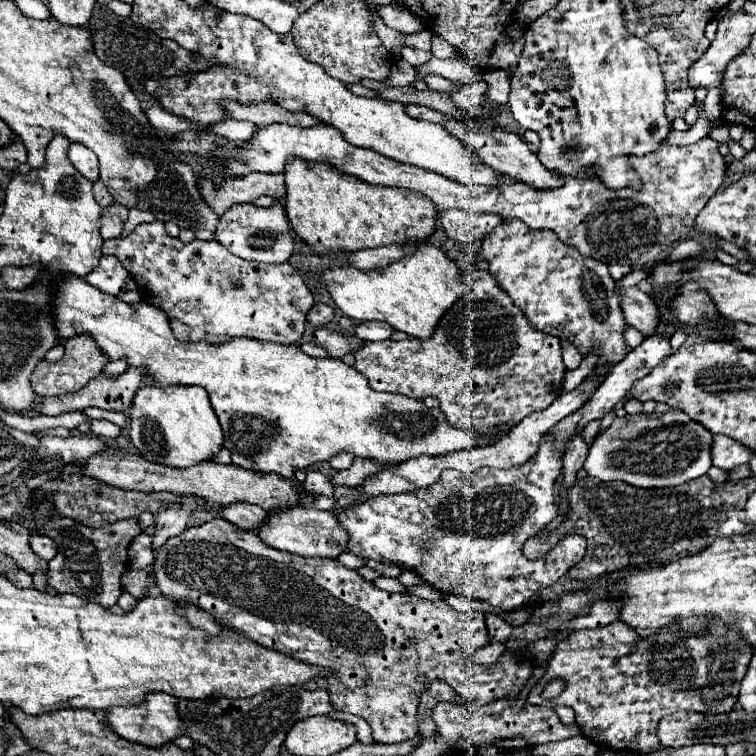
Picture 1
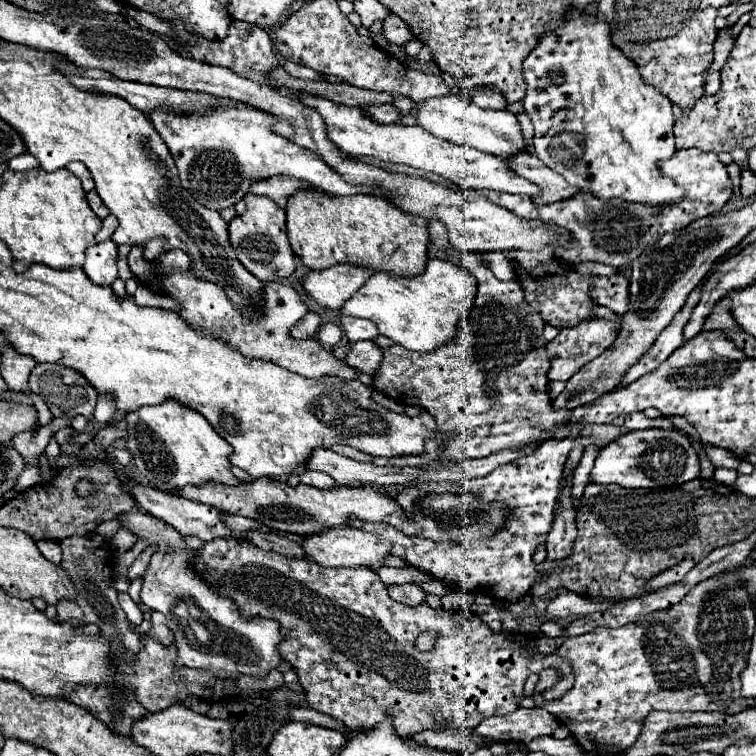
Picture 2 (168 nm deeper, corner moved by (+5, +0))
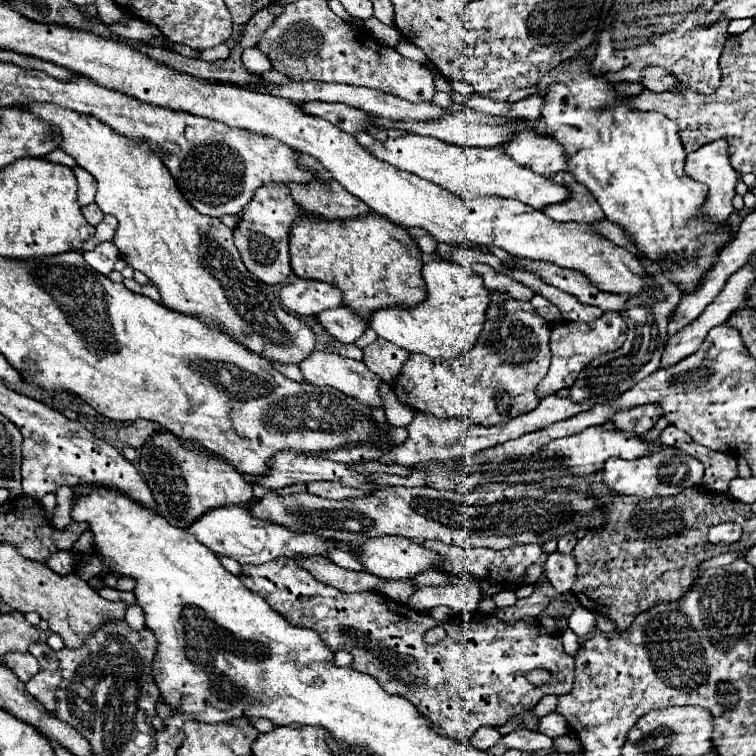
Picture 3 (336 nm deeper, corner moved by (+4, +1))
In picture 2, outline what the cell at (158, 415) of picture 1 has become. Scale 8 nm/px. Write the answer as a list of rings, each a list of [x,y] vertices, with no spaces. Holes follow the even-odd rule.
[[[168,400],[160,406],[144,406],[138,412],[126,414],[126,422],[128,422],[128,432],[130,432],[126,440],[126,448],[132,452],[134,464],[140,470],[140,474],[146,476],[154,488],[166,494],[176,494],[188,484],[190,486],[202,486],[206,482],[222,482],[228,486],[240,484],[240,480],[232,474],[230,460],[228,460],[232,454],[232,446],[214,432],[214,428],[206,422],[204,416],[200,416],[194,410],[188,410],[180,402]]]

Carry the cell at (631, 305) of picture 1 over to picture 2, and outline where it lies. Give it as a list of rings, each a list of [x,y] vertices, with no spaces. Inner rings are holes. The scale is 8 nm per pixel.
[[[624,274],[594,276],[590,294],[598,306],[606,306],[618,316],[628,310],[628,278]]]

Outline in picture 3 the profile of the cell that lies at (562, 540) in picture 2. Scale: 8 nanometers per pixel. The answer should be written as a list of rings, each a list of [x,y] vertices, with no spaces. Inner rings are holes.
[[[553,551],[553,553],[549,553],[543,567],[545,567],[545,577],[555,587],[557,595],[569,593],[573,589],[575,573],[577,573],[577,563],[575,563],[573,553]]]

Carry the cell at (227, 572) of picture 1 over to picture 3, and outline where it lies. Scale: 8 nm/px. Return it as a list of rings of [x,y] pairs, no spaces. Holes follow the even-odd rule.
[[[279,557],[263,565],[242,565],[239,576],[243,585],[261,595],[271,609],[275,609],[283,619],[295,627],[307,627],[319,633],[321,641],[331,651],[349,651],[353,659],[353,669],[367,673],[377,679],[377,683],[391,695],[399,695],[409,699],[417,711],[431,721],[439,729],[441,735],[455,739],[455,741],[469,741],[475,731],[483,725],[501,727],[513,715],[521,713],[521,709],[533,709],[543,695],[565,695],[573,687],[575,675],[575,661],[571,655],[563,651],[563,643],[559,635],[547,633],[543,627],[533,625],[533,617],[525,617],[519,621],[499,621],[497,617],[481,611],[473,613],[455,613],[447,623],[433,619],[429,613],[419,613],[411,607],[403,607],[397,601],[387,599],[375,591],[361,591],[361,593],[341,593],[339,589],[317,581],[309,571],[301,569],[293,559]],[[443,625],[447,629],[447,637],[433,645],[423,641],[423,633],[429,627]],[[531,669],[549,669],[553,673],[551,683],[545,685],[531,685],[525,679],[525,673]]]

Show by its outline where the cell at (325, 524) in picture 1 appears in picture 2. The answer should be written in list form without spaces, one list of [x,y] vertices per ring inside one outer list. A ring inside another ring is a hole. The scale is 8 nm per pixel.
[[[332,528],[322,534],[306,536],[306,542],[302,544],[306,556],[314,560],[320,566],[334,566],[334,568],[370,568],[378,570],[384,566],[384,560],[392,554],[392,544],[386,542],[386,538],[380,538],[376,534],[358,530],[358,528]]]

